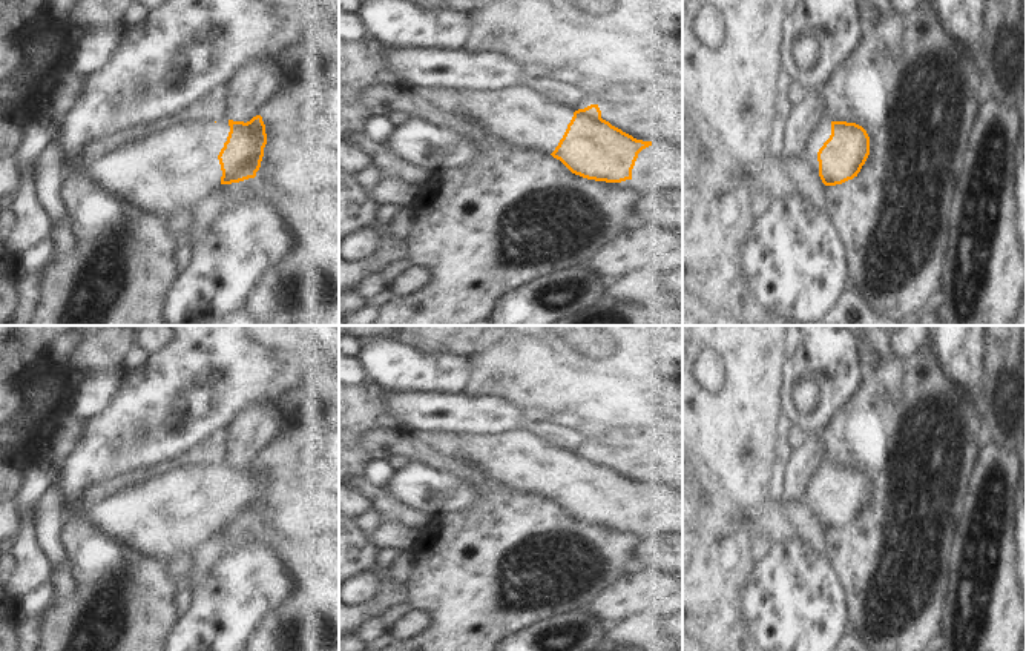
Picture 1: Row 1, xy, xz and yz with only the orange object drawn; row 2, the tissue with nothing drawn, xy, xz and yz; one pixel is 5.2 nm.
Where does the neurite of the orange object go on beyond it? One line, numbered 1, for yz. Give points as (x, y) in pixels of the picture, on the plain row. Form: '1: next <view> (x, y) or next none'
1: next yz (808, 505)

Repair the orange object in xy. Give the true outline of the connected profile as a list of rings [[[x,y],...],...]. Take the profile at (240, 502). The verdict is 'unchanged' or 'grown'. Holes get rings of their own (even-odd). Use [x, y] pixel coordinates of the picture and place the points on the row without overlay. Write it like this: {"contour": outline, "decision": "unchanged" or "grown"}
{"contour": [[[261,459],[247,467],[229,462],[216,467],[181,462],[158,476],[101,497],[84,513],[92,527],[107,537],[149,557],[169,562],[184,553],[195,554],[221,528],[255,522],[265,488],[267,478]]], "decision": "grown"}

